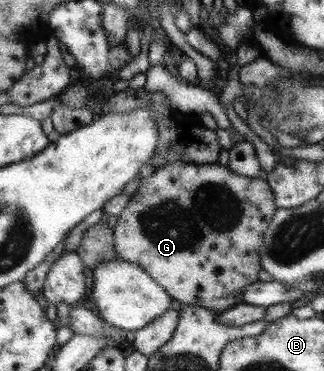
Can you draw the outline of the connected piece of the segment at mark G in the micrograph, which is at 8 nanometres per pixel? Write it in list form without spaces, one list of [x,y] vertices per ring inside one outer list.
[[[176,160],[150,173],[131,195],[112,228],[117,255],[144,268],[181,304],[204,306],[220,314],[242,303],[244,288],[258,281],[257,274],[262,269],[258,250],[277,210],[270,184],[259,177],[236,174],[218,163],[196,165]]]

